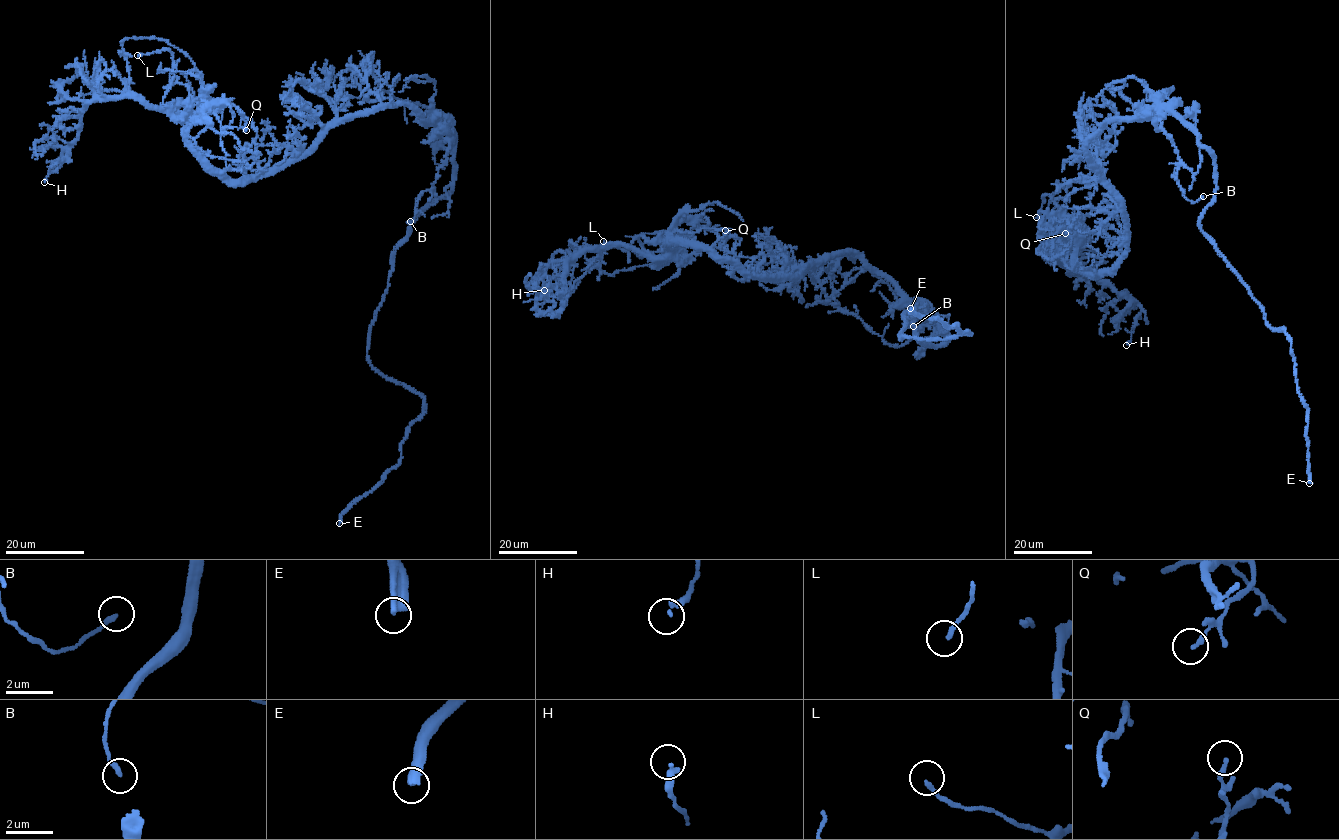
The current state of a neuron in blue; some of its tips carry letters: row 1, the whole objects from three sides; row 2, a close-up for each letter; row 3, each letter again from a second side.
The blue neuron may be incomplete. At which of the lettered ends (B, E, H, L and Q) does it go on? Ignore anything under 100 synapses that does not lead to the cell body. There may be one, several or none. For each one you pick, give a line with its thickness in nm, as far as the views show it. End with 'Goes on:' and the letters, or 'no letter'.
E: calibre 440 nm
Goes on: E

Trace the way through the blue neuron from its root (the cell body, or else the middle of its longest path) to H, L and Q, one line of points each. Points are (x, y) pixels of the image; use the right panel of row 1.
H: (1120, 119), (1086, 149), (1126, 250), (1103, 274), (1080, 242), (1057, 256), (1136, 300), (1126, 345)
L: (1120, 119), (1086, 149), (1127, 228), (1111, 272), (1078, 264), (1053, 197), (1043, 196), (1036, 217)
Q: (1120, 119), (1086, 149), (1122, 207), (1126, 250), (1095, 275), (1043, 239), (1053, 218), (1075, 219), (1065, 233)

